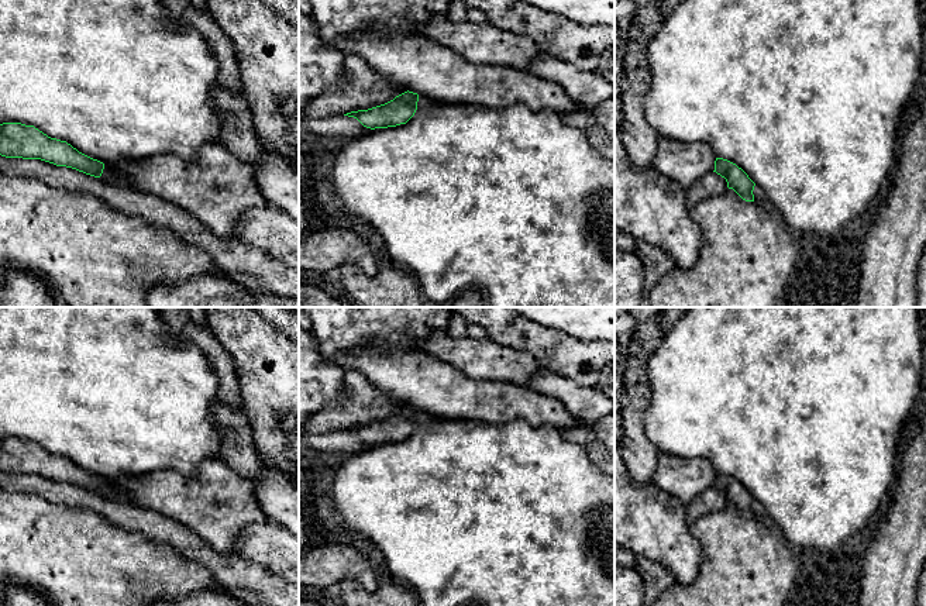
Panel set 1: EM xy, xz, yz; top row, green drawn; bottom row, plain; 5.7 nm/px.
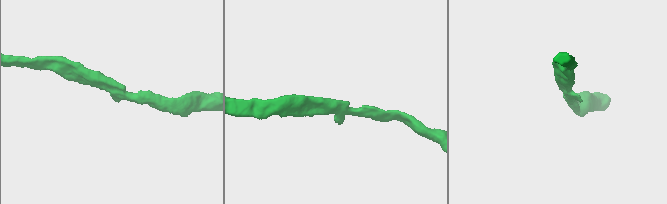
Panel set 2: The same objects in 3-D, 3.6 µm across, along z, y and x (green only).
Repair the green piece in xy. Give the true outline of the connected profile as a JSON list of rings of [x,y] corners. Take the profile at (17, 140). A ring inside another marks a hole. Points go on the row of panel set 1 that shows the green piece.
[[[0,124],[0,155],[6,158],[41,159],[99,178],[104,182],[124,182],[110,165],[93,159],[66,141],[51,138],[34,125]]]

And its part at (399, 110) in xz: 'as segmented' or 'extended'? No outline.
extended

